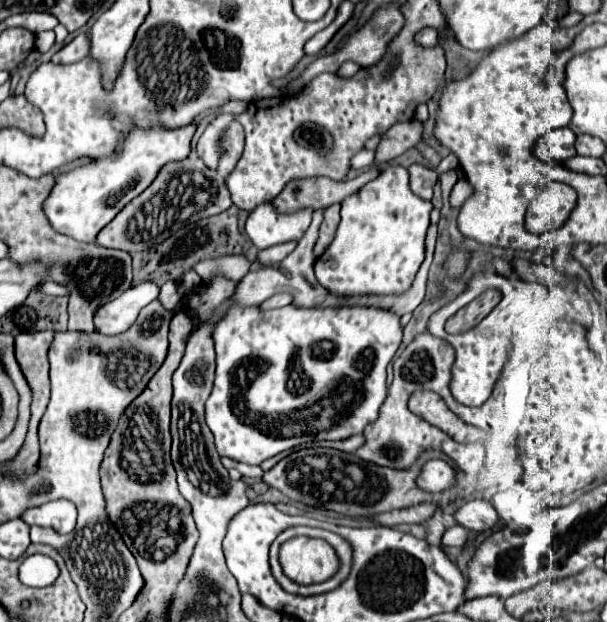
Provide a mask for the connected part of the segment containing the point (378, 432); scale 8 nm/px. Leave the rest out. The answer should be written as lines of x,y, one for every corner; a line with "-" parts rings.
430,333
416,335
416,339
414,339
414,341
404,349
404,353
394,361
394,381
392,381
392,385
388,387
388,397
386,397
386,401
384,401
382,407
380,407
380,417
378,417
374,423
370,423
370,427
366,427
366,431
364,431
366,443
356,451
356,455
358,455
360,459
366,459
366,461
370,461
370,463
378,463
378,465
382,465
382,467
406,469
406,467
410,467
410,465
414,463
414,459
416,459
422,451
426,451
426,449
438,449
438,447
444,447
444,443
446,443
446,445
452,443
452,457
450,457
450,459
456,463
456,467
458,467
460,471
464,471
464,473
478,473
478,469
480,469
480,465
482,465
482,461
484,461
484,447
482,447
482,445
460,445
460,443
452,441
442,429
430,425
428,421
424,421
422,417
414,415
414,413
408,409
408,399
410,399
410,395
412,395
416,389
430,389
430,391
440,393
442,399
446,401
446,405
450,407
450,411
454,411
454,413
456,413
458,417
462,417
466,423
482,425
482,427
486,429
484,419
494,417
492,401
484,403
482,407
474,407
474,409
472,409
472,407
466,407
466,405
458,403
458,401
454,399
452,391
450,391
450,379
452,379
454,357
456,357
456,355
454,355
454,349
452,349
450,343
446,343
444,339
438,339
438,337
430,335

